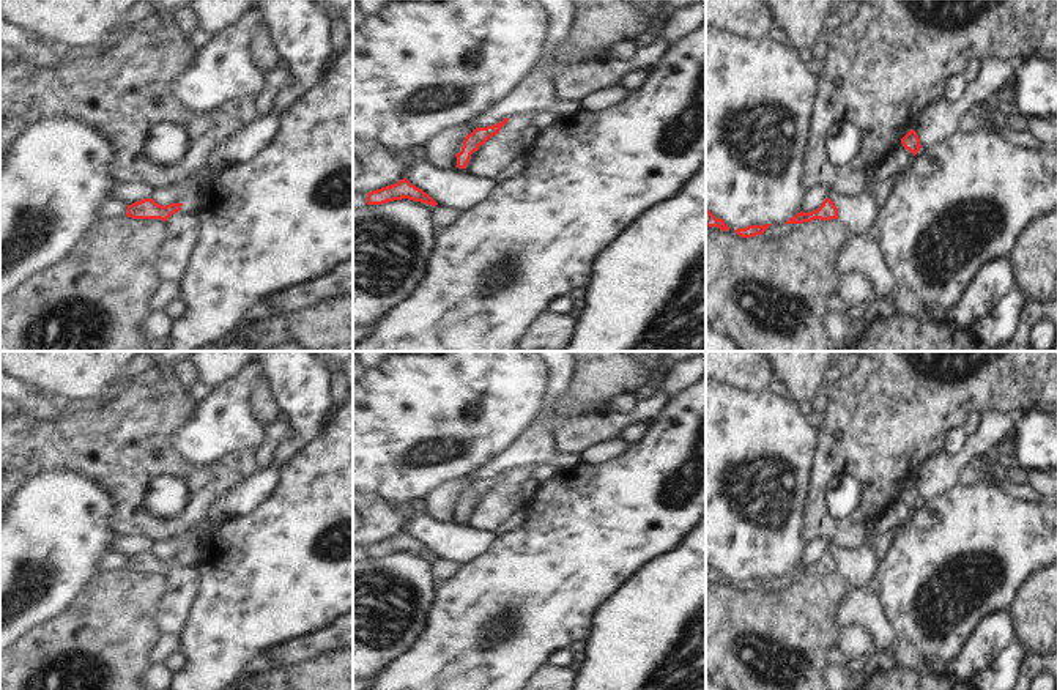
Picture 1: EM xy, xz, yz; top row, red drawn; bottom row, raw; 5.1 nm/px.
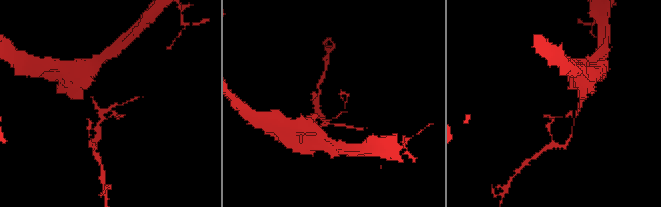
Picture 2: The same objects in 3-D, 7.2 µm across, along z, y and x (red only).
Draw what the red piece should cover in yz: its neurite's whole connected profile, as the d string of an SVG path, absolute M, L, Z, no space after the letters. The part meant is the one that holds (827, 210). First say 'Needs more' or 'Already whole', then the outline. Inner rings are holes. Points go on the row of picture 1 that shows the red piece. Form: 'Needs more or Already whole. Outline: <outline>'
Already whole. Outline: M829 197L822 202L822 205L818 210L811 213L800 211L784 224L803 224L803 222L811 222L814 219L821 221L838 219L838 208Z

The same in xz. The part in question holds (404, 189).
Already whole. Outline: M406 178L400 180L395 184L369 192L367 205L383 205L402 198L427 203L432 206L438 205L428 194L411 184Z

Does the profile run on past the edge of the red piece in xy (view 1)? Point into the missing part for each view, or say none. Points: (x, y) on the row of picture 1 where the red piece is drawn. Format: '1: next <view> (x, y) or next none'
1: next none

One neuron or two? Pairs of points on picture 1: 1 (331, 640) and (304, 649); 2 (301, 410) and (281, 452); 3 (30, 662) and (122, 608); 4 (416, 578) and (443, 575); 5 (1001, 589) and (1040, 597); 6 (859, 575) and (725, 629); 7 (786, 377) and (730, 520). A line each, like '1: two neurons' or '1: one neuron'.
1: one neuron
2: one neuron
3: one neuron
4: two neurons
5: two neurons
6: two neurons
7: two neurons

